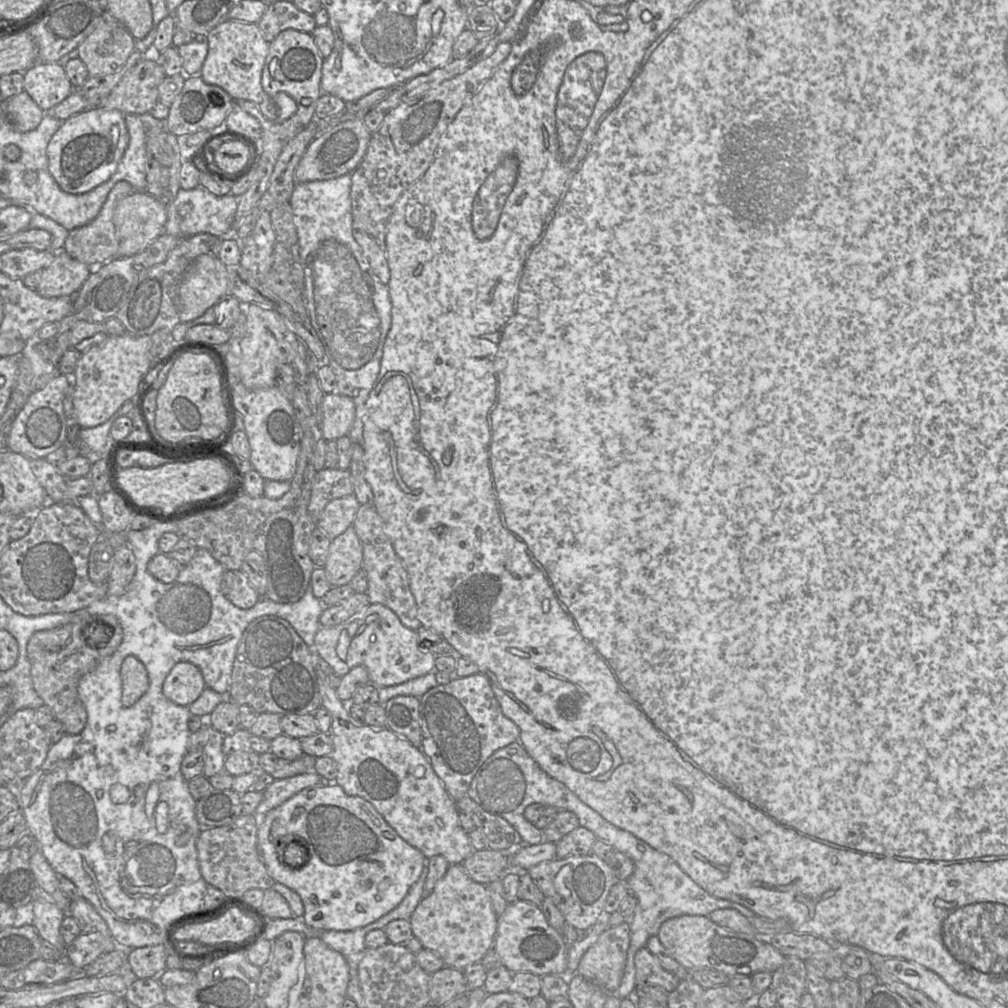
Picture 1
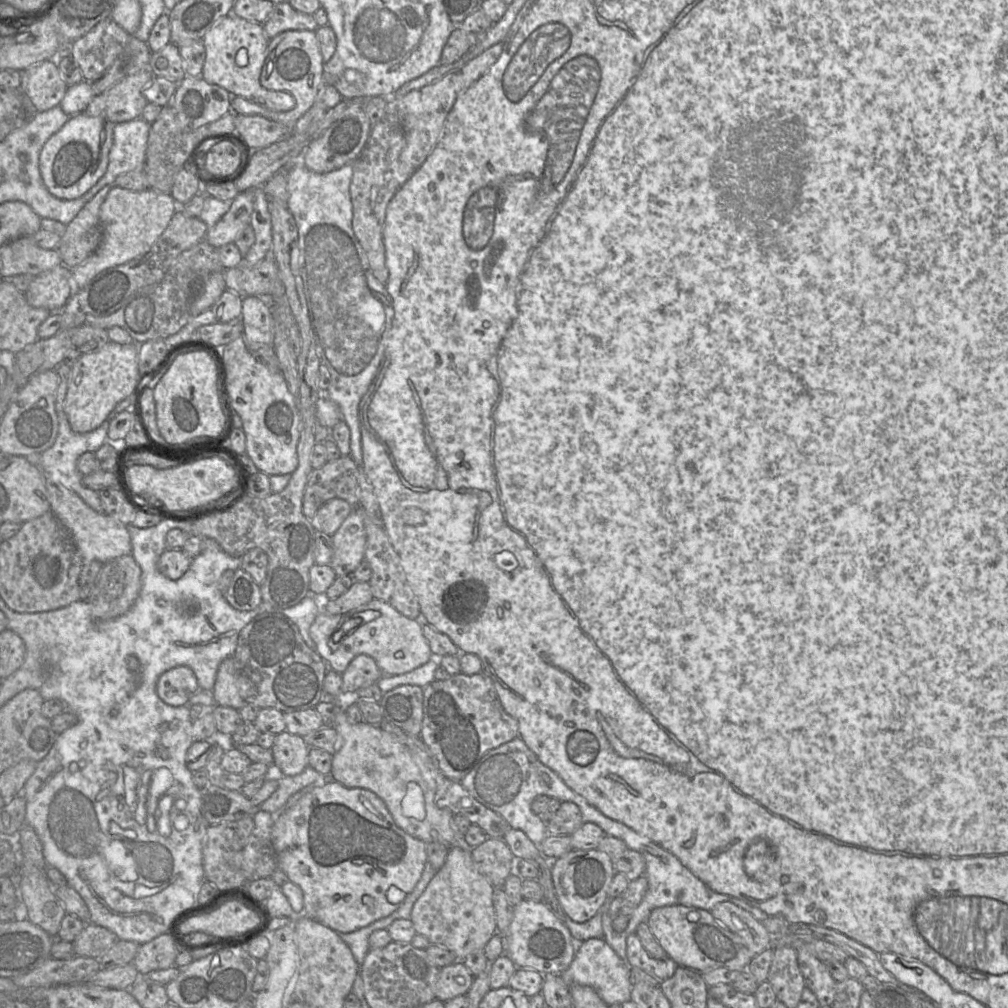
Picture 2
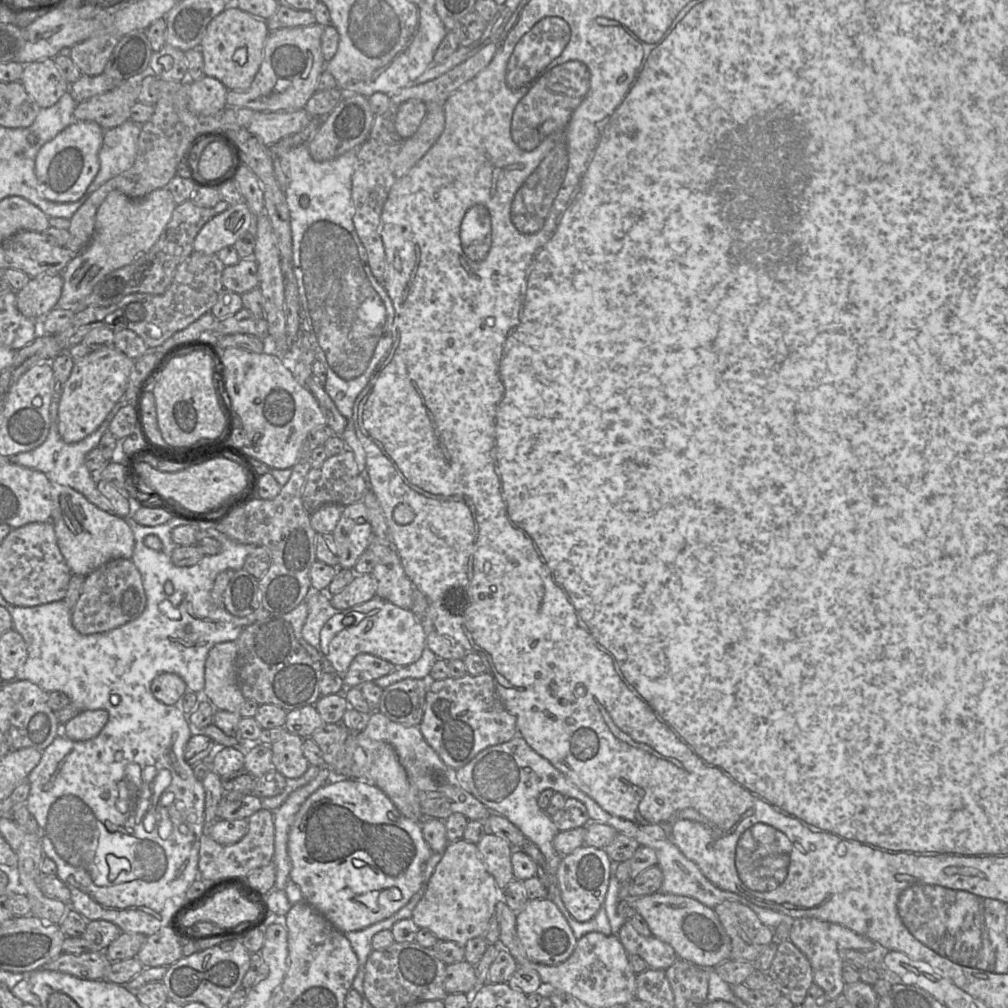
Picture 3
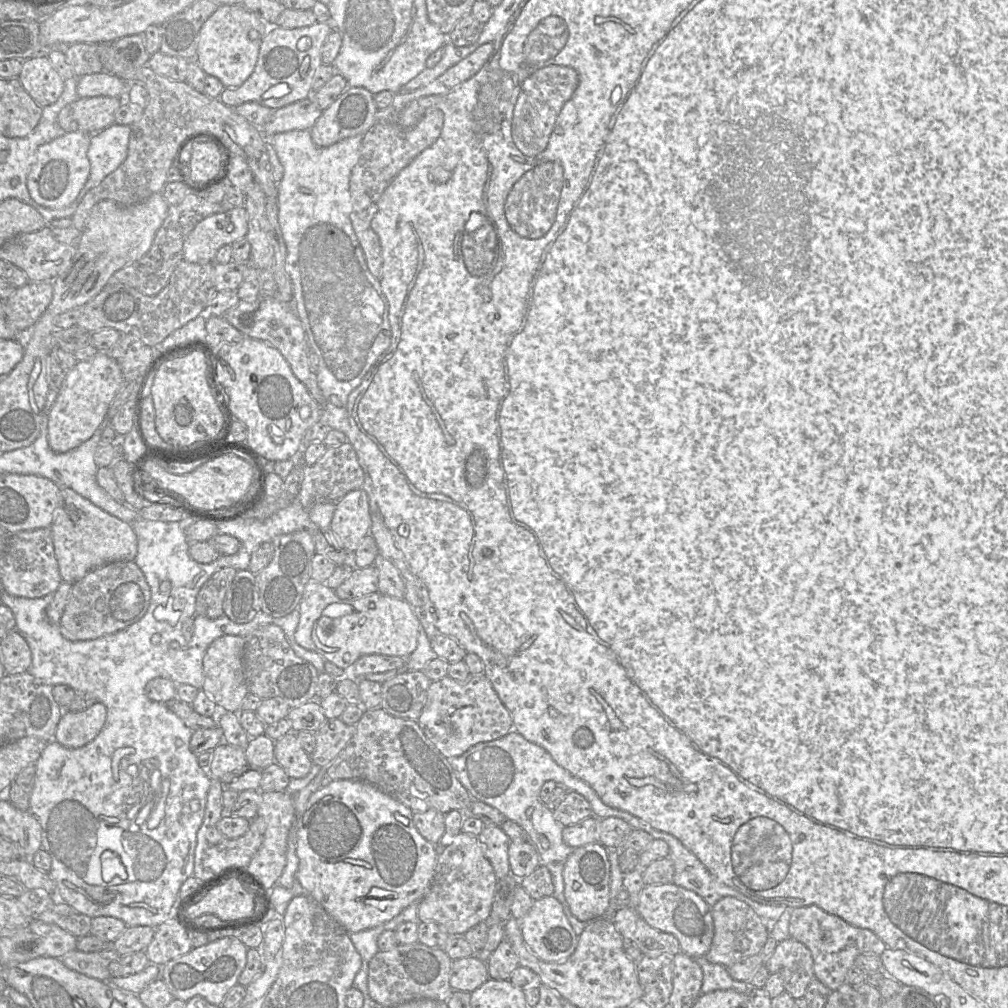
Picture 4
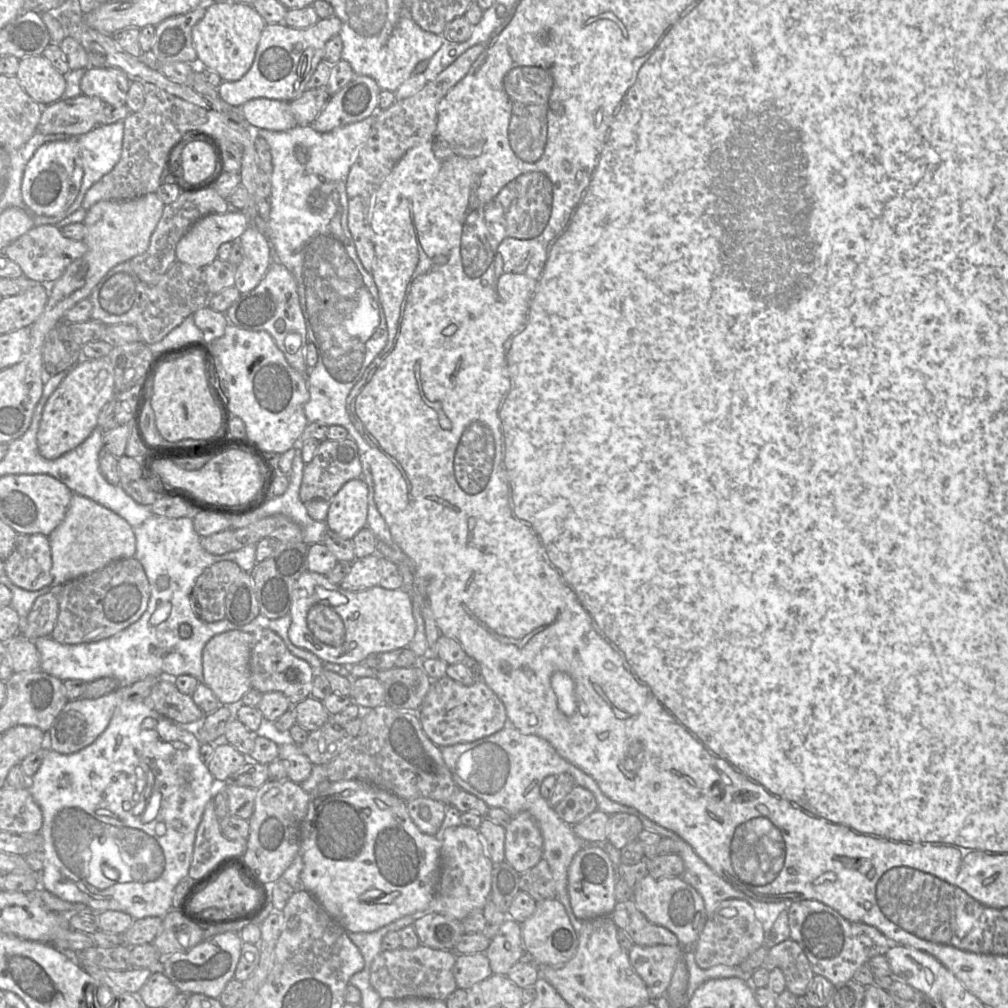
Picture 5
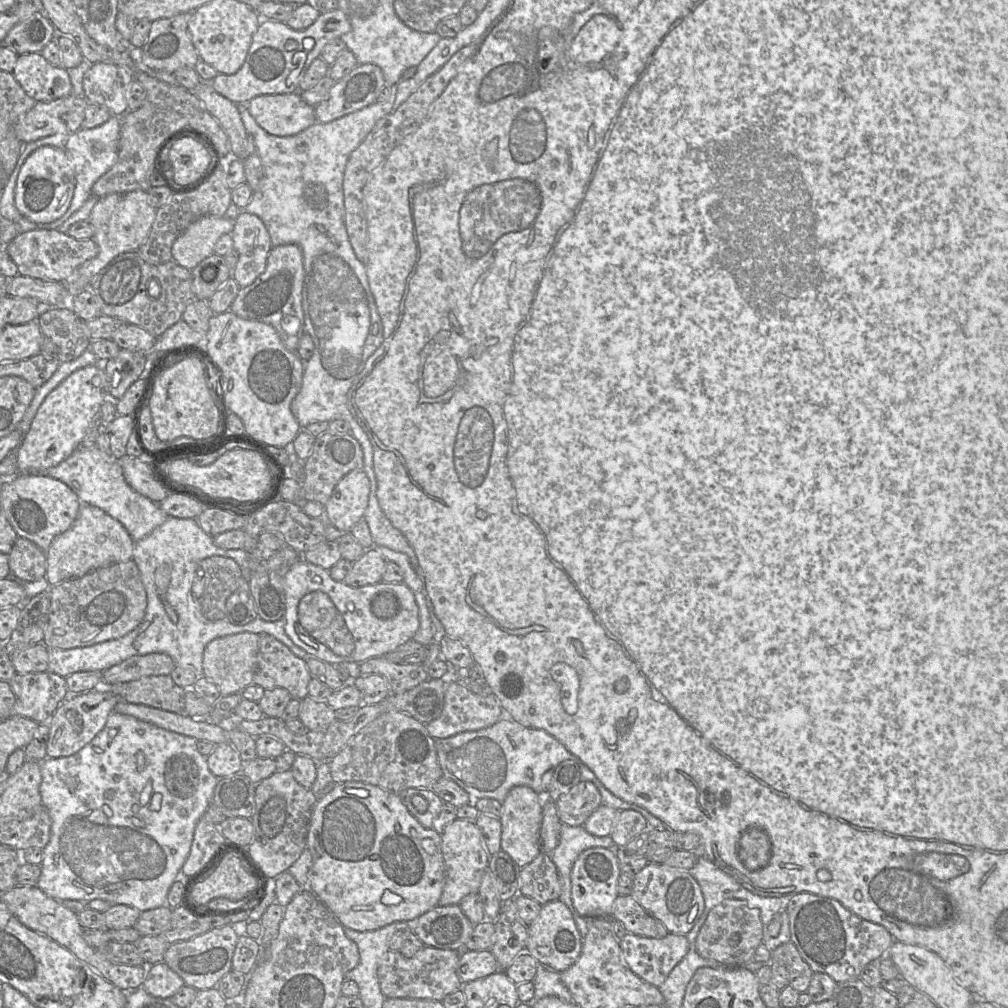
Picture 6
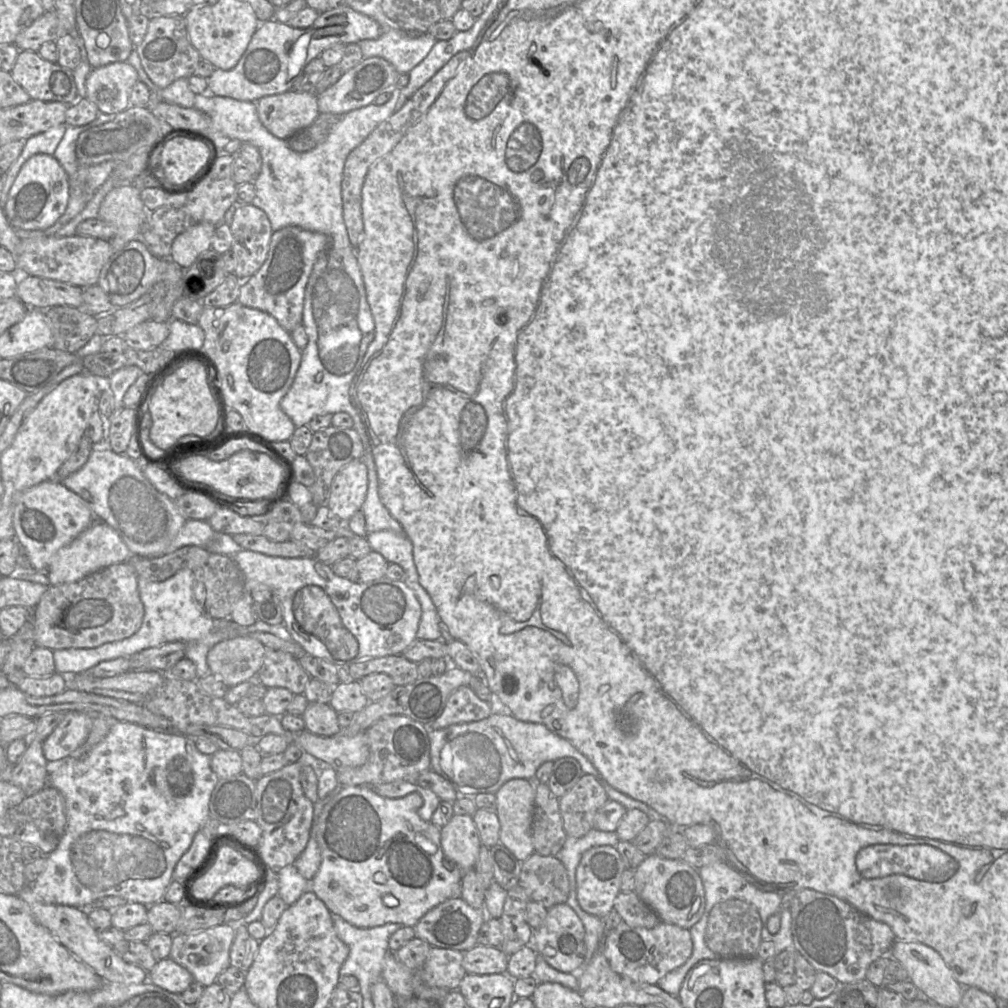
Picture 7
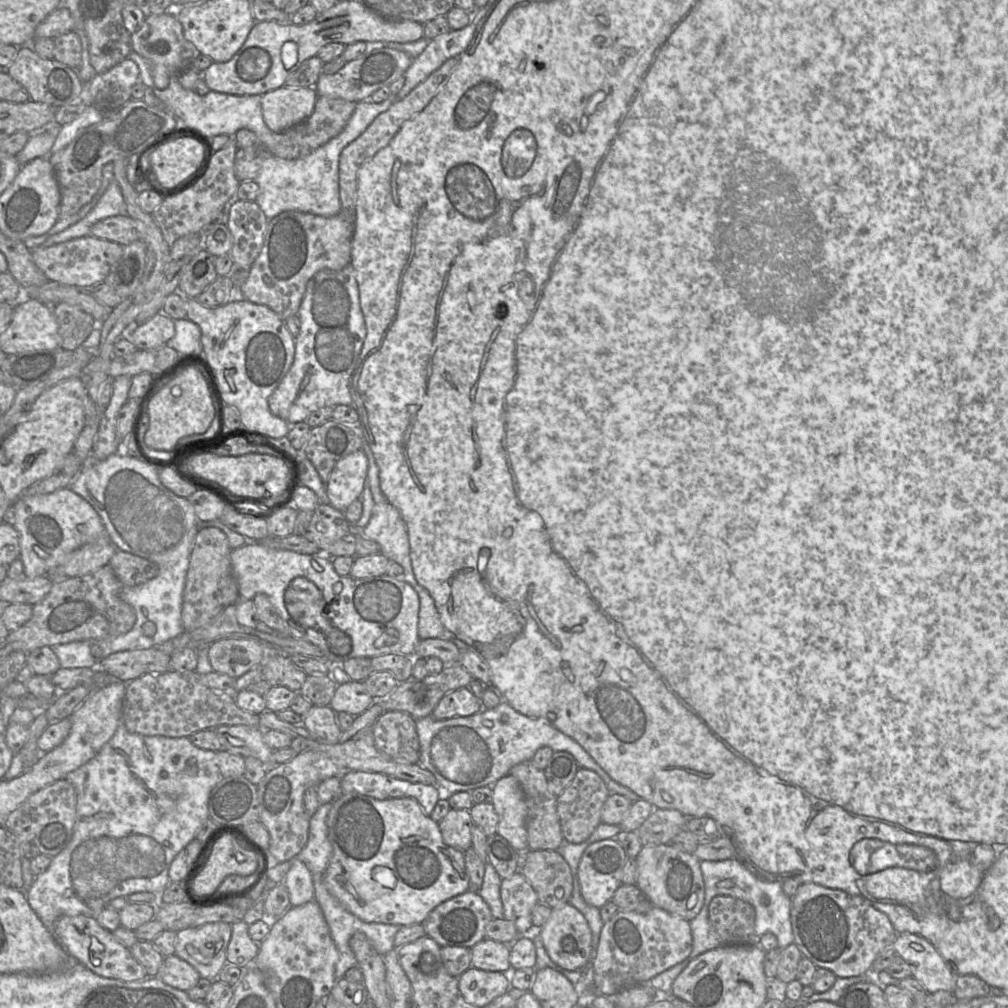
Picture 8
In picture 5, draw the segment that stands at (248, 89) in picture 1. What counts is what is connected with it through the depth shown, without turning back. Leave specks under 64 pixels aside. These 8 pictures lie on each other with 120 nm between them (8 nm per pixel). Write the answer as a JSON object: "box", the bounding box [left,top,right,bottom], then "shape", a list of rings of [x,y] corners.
{"box":[192,2,264,81],"shape":[[[208,2],[204,17],[192,28],[192,41],[198,57],[198,66],[215,71],[223,81],[237,81],[251,68],[264,19],[250,4]]]}

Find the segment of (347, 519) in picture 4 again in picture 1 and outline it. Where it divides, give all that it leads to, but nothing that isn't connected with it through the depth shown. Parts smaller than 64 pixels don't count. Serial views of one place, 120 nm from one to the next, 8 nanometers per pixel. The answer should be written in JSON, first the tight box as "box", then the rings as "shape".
{"box":[324,525,362,587],"shape":[[[353,525],[331,540],[324,568],[333,587],[349,584],[362,569],[362,545]]]}

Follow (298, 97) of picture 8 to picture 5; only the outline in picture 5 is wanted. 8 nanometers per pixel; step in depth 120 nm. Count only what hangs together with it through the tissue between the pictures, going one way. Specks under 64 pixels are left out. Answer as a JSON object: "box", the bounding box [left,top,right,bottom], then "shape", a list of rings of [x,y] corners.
{"box":[241,98,297,131],"shape":[[[254,98],[241,106],[245,119],[258,129],[286,131],[297,125],[289,107],[289,102]]]}

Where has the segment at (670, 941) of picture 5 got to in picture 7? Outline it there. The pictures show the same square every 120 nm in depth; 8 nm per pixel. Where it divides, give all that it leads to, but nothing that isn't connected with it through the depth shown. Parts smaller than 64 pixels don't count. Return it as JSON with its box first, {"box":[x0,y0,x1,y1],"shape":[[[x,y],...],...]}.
{"box":[613,891,661,928],"shape":[[[621,891],[615,898],[613,906],[622,920],[630,926],[653,928],[661,921],[634,891]]]}

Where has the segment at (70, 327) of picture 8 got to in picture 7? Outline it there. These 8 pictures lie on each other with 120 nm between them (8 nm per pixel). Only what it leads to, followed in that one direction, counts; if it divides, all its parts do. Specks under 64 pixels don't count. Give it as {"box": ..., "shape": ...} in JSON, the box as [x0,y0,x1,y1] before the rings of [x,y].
{"box":[45,306,97,353],"shape":[[[69,306],[45,310],[52,333],[52,347],[76,353],[97,333],[97,317]]]}

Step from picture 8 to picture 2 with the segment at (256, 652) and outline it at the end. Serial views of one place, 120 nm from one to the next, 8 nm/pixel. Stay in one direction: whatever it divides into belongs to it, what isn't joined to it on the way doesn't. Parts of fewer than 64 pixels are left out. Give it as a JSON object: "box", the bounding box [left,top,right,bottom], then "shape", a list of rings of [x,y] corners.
{"box":[212,657,246,710],"shape":[[[233,657],[226,658],[219,665],[212,694],[216,705],[239,710],[246,704],[236,686]]]}

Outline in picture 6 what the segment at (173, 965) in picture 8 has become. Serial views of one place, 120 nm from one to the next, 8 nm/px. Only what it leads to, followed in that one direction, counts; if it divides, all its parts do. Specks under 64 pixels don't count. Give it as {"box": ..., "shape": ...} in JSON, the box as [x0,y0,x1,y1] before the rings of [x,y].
{"box":[142,962,184,999],"shape":[[[165,962],[147,965],[146,978],[142,987],[152,996],[169,999],[183,986],[184,980]]]}

